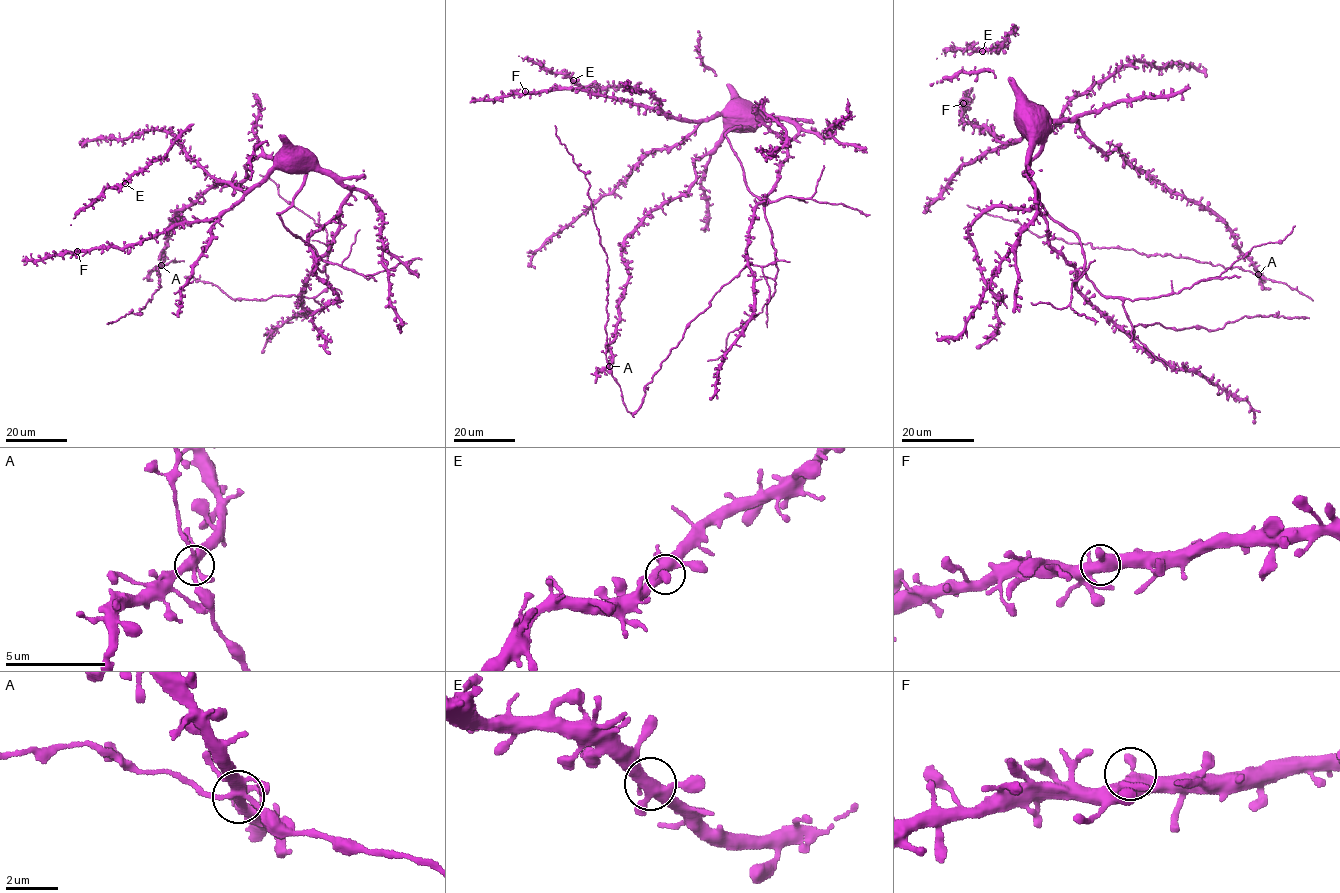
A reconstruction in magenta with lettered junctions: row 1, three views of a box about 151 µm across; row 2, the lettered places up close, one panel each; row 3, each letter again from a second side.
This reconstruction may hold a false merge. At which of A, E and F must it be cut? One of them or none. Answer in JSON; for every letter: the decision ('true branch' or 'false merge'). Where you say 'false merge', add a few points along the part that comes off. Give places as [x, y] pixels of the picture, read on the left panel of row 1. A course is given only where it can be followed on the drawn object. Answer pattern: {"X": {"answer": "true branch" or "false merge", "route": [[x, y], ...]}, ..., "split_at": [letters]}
{"A": {"answer": "true branch"}, "E": {"answer": "true branch"}, "F": {"answer": "true branch"}, "split_at": []}

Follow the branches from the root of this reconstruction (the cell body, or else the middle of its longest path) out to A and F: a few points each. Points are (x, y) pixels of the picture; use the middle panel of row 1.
A: (694, 164), (695, 179), (685, 194), (652, 210), (625, 239), (622, 260), (628, 280), (608, 366)
F: (694, 164), (720, 139), (724, 116), (692, 122), (670, 116), (662, 110), (579, 89), (525, 91)

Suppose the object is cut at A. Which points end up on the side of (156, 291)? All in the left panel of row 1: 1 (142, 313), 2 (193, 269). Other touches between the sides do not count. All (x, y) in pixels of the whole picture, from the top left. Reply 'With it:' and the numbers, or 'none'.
With it: 1

